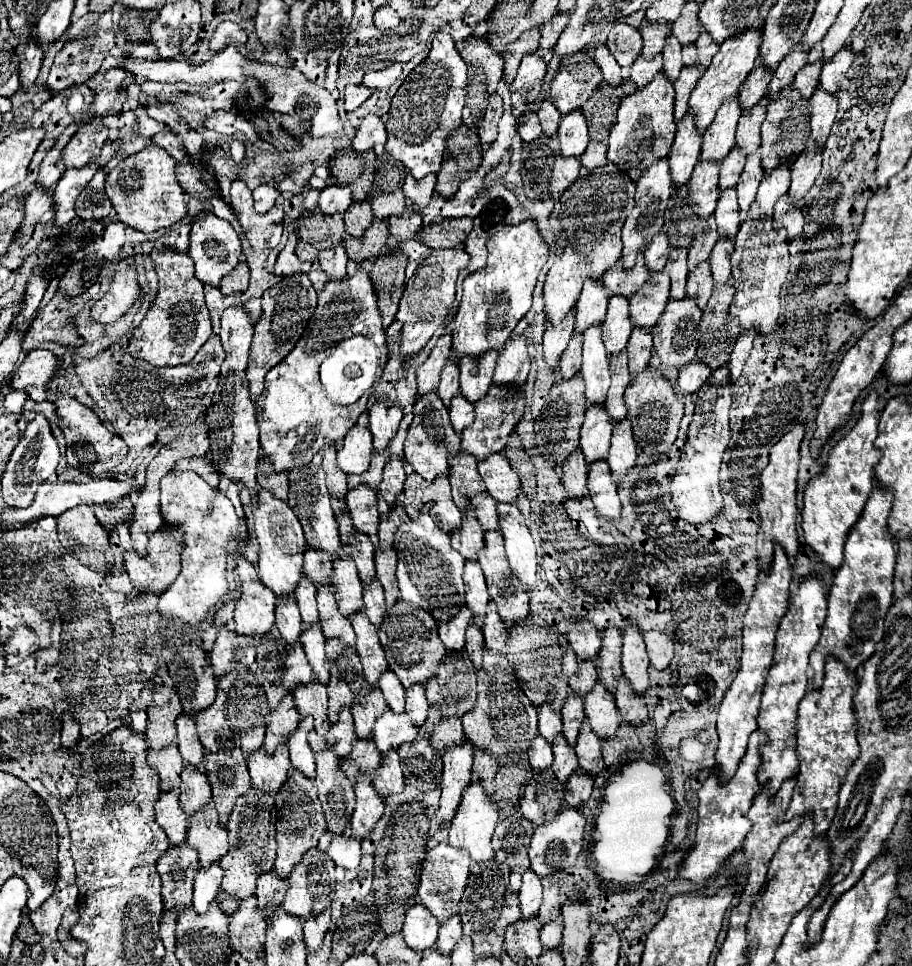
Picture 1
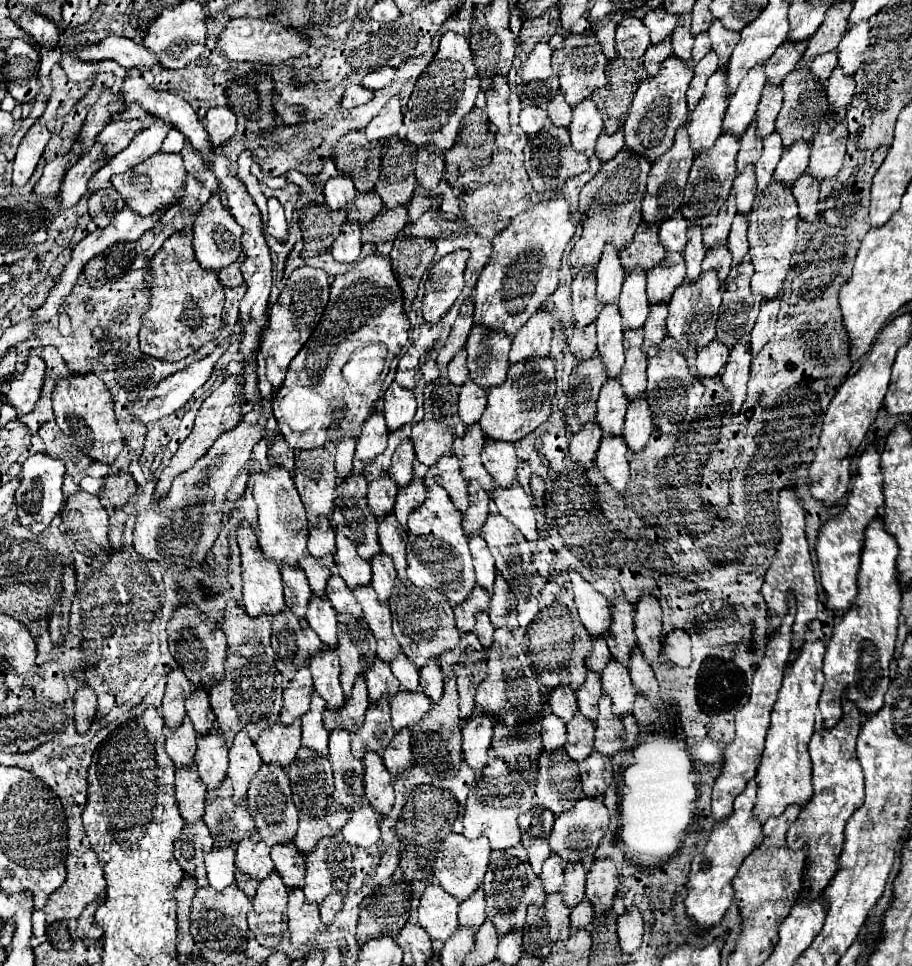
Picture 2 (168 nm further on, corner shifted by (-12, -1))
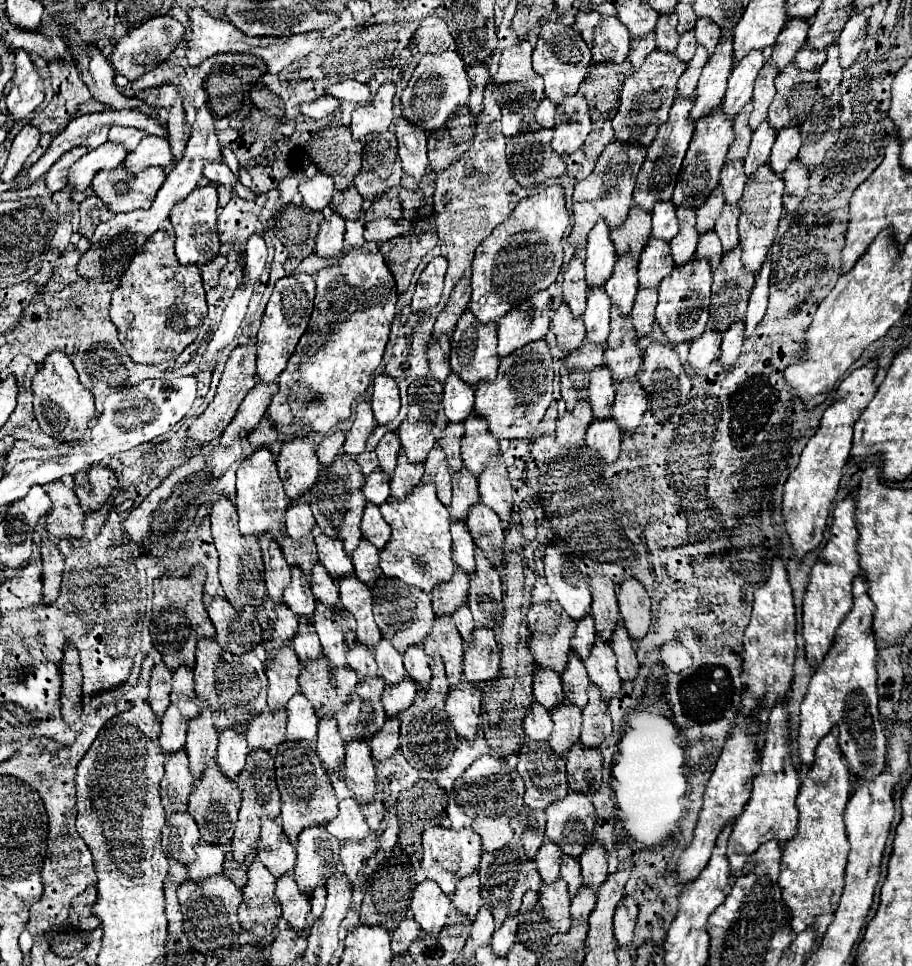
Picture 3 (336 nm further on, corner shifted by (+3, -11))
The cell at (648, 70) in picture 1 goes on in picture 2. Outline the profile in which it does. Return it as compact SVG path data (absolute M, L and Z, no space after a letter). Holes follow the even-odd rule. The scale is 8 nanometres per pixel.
M670 38L658 42L656 46L648 46L646 54L644 54L644 68L648 70L648 74L656 74L656 70L660 70L660 64L664 62L666 56L672 54L672 44Z

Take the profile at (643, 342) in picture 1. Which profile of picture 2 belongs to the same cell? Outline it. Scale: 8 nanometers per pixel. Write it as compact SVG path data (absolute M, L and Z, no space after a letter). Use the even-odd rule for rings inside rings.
M652 304L650 314L644 322L644 342L642 350L648 352L650 346L660 346L660 342L666 336L666 316L668 316L668 306L666 304Z

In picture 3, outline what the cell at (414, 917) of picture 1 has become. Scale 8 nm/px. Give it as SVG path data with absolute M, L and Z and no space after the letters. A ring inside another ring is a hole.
M425 880L417 884L417 888L413 890L409 910L413 920L417 920L423 932L437 936L441 928L447 924L447 916L451 912L451 900L447 894L441 892L441 888L435 882Z

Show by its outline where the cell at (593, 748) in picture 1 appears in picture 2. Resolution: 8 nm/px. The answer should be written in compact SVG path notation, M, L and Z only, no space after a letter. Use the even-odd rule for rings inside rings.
M604 694L600 698L600 714L596 718L596 742L594 748L600 754L614 756L626 740L626 730L622 724L622 716L612 712L612 700Z

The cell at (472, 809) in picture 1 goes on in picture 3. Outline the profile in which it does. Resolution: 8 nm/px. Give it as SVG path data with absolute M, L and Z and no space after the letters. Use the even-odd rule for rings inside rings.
M483 754L463 772L463 776L453 784L449 792L447 816L451 820L451 828L455 832L473 828L481 836L483 850L499 850L511 842L513 830L509 828L509 818L513 816L513 812L521 810L523 792L523 780L509 760Z

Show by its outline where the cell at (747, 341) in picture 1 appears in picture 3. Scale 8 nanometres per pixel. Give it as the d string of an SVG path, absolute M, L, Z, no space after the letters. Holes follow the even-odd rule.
M767 260L763 264L761 272L757 274L755 286L753 286L751 296L749 296L749 306L747 306L747 314L745 314L745 336L751 336L753 330L757 328L757 324L765 316L767 300L769 300L769 272L771 272L771 264Z

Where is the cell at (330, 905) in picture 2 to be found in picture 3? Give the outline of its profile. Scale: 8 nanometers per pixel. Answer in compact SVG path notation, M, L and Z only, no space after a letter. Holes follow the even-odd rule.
M317 886L311 894L311 916L313 918L319 918L323 908L325 908L325 886Z

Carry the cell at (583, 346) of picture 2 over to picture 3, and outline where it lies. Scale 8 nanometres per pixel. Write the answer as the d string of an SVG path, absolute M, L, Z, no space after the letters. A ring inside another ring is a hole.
M561 306L561 310L551 320L553 334L557 336L557 346L569 354L577 350L585 342L585 326L581 318L573 318L567 306Z

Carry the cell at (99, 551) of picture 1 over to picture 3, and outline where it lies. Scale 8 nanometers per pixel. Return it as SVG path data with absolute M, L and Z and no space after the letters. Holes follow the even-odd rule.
M53 482L47 494L53 502L51 512L47 514L47 532L69 542L75 542L75 538L83 538L85 512L81 510L75 492L61 482Z

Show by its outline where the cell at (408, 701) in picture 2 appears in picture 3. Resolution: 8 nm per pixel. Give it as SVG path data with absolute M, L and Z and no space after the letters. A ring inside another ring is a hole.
M409 678L401 680L399 684L389 686L389 688L383 692L383 696L381 696L387 718L389 718L389 716L399 716L401 712L405 712L405 710L413 704L415 694L417 694L417 686L415 686L413 680L409 680Z

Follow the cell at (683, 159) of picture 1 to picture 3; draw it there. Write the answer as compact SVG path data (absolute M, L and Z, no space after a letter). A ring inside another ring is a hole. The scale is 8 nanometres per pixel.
M723 30L717 50L703 66L697 92L695 92L695 102L689 114L691 122L701 120L703 116L711 114L723 102L723 94L727 90L727 78L731 74L731 64L733 64L731 62L731 52L733 52L731 34L733 34L731 30Z

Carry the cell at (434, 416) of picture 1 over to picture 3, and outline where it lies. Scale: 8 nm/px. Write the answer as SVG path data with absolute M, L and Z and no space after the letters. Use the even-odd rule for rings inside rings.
M431 376L419 378L409 386L409 412L407 412L407 418L399 426L399 440L405 450L405 456L411 462L425 462L425 456L433 450L437 442L433 436L433 426L437 422L437 416L443 414L441 398L443 398L443 384L433 380Z

